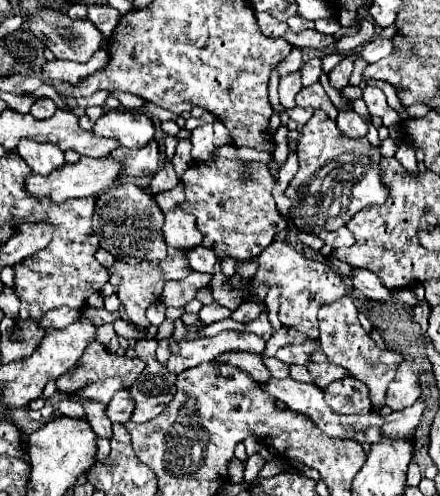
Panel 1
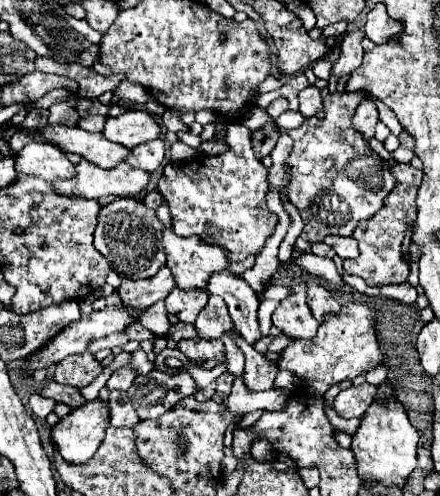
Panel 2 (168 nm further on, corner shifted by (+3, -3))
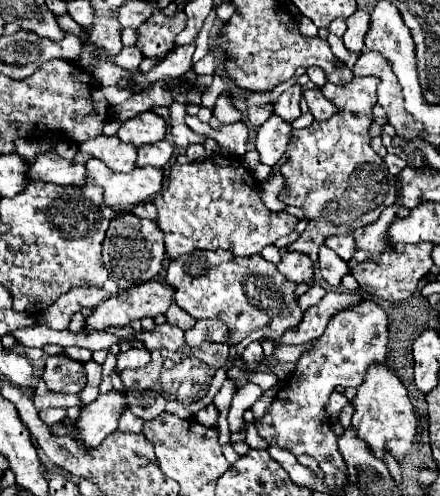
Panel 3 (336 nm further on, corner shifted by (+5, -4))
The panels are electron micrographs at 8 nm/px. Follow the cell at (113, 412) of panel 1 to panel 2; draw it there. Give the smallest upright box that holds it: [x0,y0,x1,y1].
[110,391,138,427]

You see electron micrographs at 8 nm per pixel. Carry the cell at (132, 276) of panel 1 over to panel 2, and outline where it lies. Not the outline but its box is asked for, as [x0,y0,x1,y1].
[118,265,176,313]

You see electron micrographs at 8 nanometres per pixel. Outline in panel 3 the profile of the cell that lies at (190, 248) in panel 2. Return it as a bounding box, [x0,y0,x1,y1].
[166,250,304,346]

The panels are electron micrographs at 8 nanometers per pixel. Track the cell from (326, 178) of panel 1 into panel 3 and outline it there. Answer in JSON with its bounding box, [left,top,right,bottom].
[280,76,396,264]

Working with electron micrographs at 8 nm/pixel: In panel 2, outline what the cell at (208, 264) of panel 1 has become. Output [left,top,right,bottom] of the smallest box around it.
[206,271,260,345]

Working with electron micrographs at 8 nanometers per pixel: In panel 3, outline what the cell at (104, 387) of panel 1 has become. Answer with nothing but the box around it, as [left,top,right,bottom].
[118,348,150,372]

